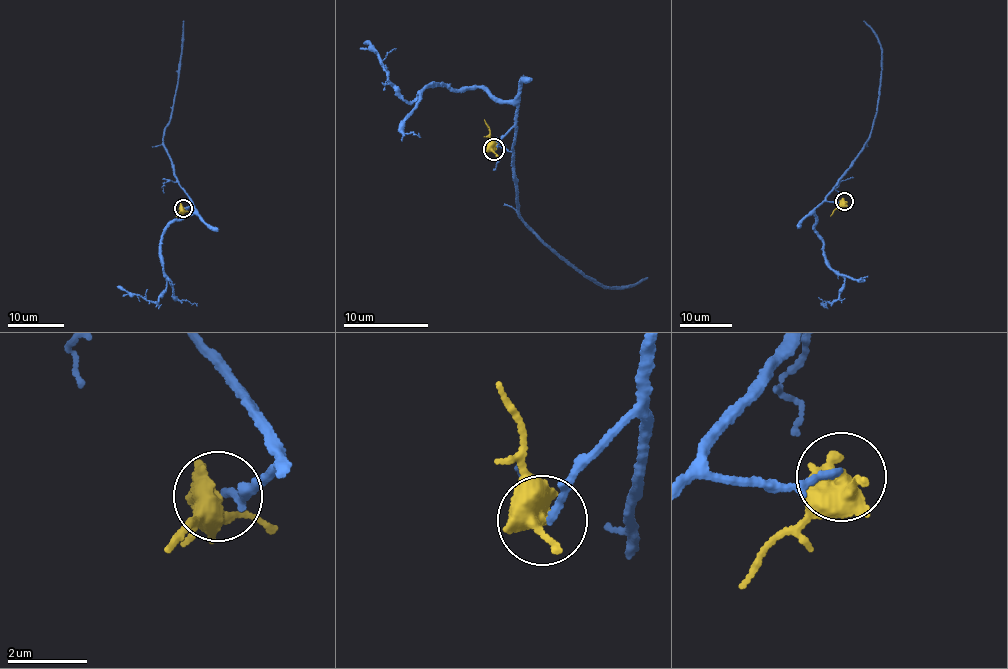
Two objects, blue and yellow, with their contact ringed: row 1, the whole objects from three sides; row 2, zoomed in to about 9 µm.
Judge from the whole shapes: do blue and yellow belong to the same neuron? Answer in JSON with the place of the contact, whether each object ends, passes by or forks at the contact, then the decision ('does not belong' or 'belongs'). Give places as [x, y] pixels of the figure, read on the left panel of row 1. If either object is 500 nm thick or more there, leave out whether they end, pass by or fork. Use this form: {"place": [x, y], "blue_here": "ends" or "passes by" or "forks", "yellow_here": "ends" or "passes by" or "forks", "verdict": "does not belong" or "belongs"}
{"place": [183, 208], "verdict": "does not belong"}

